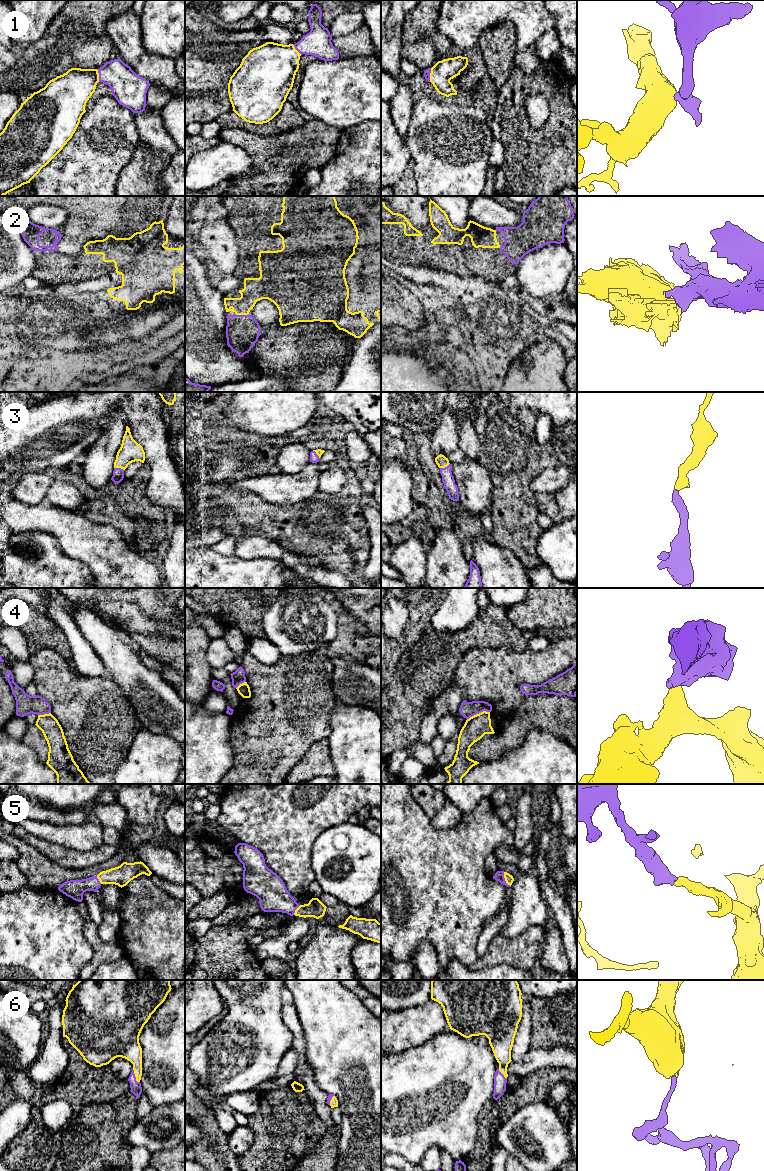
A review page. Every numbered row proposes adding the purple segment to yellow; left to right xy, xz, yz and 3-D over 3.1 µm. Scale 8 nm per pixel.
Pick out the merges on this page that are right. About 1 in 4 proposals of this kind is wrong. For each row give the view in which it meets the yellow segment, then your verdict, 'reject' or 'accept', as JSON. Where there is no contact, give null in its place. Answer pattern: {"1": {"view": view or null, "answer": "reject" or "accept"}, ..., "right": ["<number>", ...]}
{"1": {"view": "yz", "answer": "accept"}, "2": {"view": "xz", "answer": "accept"}, "3": {"view": "xy", "answer": "accept"}, "4": {"view": "yz", "answer": "reject"}, "5": {"view": "yz", "answer": "accept"}, "6": {"view": "xy", "answer": "accept"}, "right": ["1", "2", "3", "5", "6"]}

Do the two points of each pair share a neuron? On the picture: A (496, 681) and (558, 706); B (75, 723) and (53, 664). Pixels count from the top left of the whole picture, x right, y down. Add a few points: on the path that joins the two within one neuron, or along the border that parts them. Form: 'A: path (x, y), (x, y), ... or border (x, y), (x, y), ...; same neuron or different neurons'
A: path (511, 696), (521, 706), (543, 706); same neuron
B: path (75, 708), (75, 690), (64, 679); same neuron

